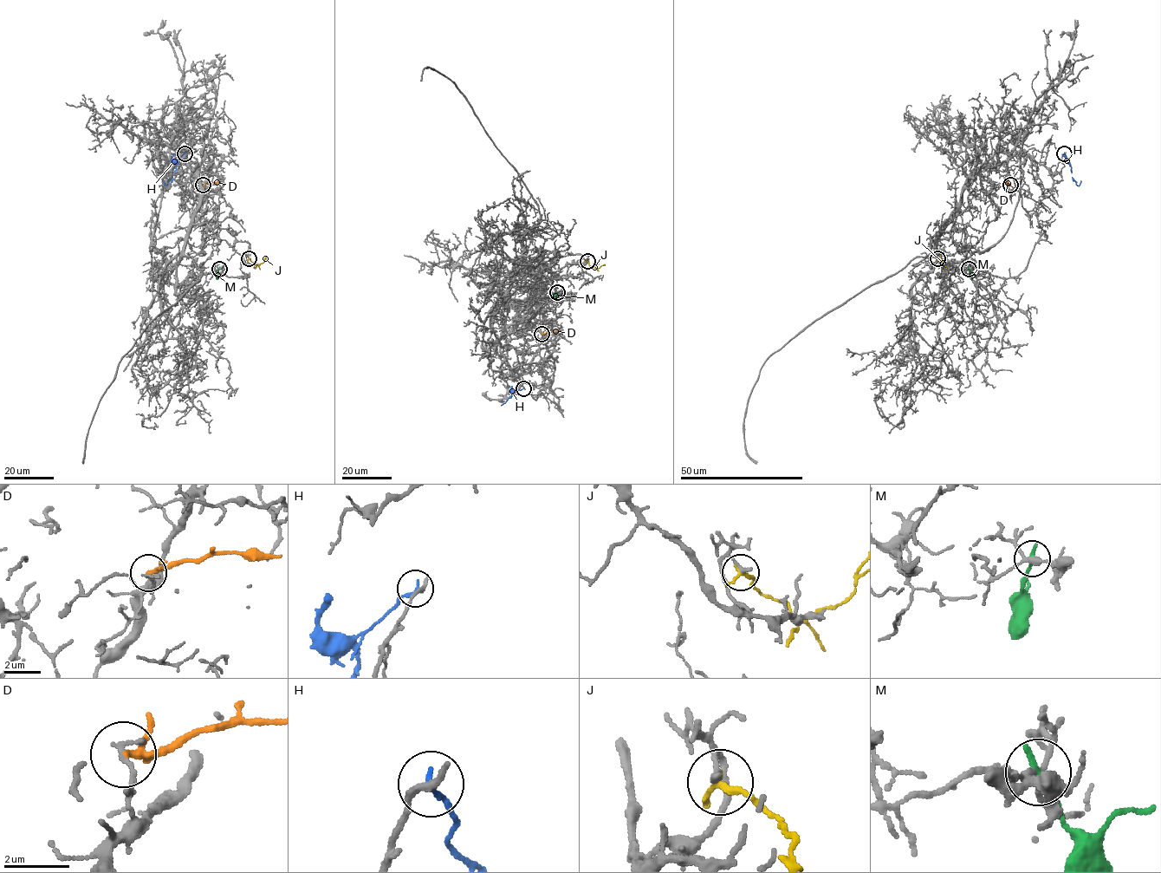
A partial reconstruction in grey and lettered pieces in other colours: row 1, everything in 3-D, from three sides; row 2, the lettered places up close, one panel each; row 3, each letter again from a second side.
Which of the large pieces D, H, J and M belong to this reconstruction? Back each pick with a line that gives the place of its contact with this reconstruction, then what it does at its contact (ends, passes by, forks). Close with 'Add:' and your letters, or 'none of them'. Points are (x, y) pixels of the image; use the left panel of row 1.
Add: none of them

